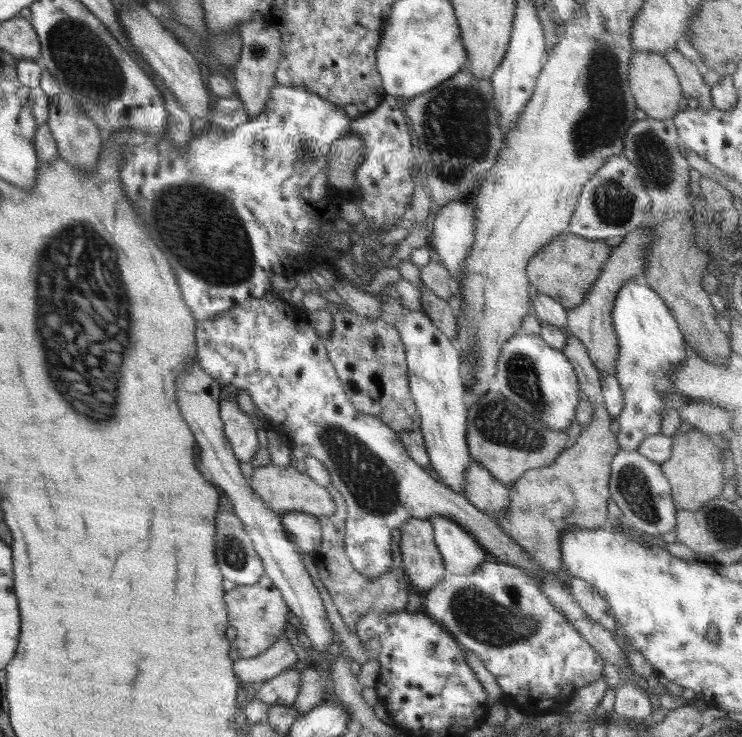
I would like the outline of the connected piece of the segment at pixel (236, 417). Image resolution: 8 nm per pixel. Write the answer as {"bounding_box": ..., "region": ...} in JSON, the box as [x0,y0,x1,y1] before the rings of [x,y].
{"bounding_box":[219,398,260,462],"region":[[[222,398],[219,405],[224,434],[232,445],[234,455],[241,462],[252,462],[260,448],[256,436],[257,427],[252,423],[250,416],[241,410],[238,403]]]}

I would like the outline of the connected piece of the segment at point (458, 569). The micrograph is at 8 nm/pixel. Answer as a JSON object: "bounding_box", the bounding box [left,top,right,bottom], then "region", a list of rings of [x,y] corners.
{"bounding_box":[430,516,486,574],"region":[[[430,516],[434,525],[434,542],[449,574],[472,574],[486,560],[486,549],[452,518]]]}

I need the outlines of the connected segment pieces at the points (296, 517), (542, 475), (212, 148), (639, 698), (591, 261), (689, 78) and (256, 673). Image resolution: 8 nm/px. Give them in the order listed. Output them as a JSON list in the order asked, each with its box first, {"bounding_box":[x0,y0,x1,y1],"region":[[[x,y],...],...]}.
[{"bounding_box":[280,511,322,554],"region":[[[302,511],[286,512],[280,517],[285,531],[299,546],[298,550],[302,554],[316,551],[317,546],[321,544],[322,536],[317,517]]]},{"bounding_box":[496,333,619,576],"region":[[[569,333],[568,342],[561,350],[572,364],[572,368],[577,376],[579,388],[582,389],[592,404],[593,414],[590,423],[581,428],[581,434],[574,444],[570,444],[550,465],[526,471],[522,477],[510,485],[506,485],[510,494],[510,507],[508,515],[496,520],[498,526],[506,532],[518,544],[522,546],[524,552],[530,554],[530,558],[542,566],[542,570],[550,572],[555,576],[567,576],[562,566],[562,551],[560,551],[560,536],[564,528],[605,528],[609,526],[610,516],[608,515],[608,500],[610,500],[610,464],[613,456],[618,452],[619,444],[617,435],[610,429],[610,424],[614,418],[606,411],[604,399],[602,399],[602,383],[600,383],[600,372],[592,364],[586,348],[582,342]]]},{"bounding_box":[107,84,371,321],"region":[[[276,84],[270,89],[270,95],[268,95],[266,104],[262,112],[258,113],[258,116],[246,121],[246,123],[236,127],[236,129],[232,131],[211,127],[209,130],[204,131],[205,134],[193,136],[189,144],[187,144],[183,150],[181,150],[181,148],[175,148],[173,141],[167,134],[166,136],[158,136],[127,128],[117,130],[114,134],[109,136],[107,142],[111,143],[116,149],[121,149],[119,174],[120,186],[122,186],[122,190],[124,190],[124,195],[129,199],[129,204],[138,212],[138,216],[144,220],[146,230],[148,230],[148,236],[154,240],[154,244],[156,244],[156,246],[162,250],[162,254],[166,256],[166,260],[168,260],[169,266],[171,267],[171,272],[174,274],[174,277],[176,277],[178,286],[180,286],[182,298],[185,300],[186,306],[190,308],[190,312],[196,321],[213,319],[220,313],[233,309],[237,304],[248,299],[260,298],[264,296],[266,292],[273,291],[271,277],[273,275],[282,275],[285,268],[288,270],[298,270],[295,280],[303,291],[309,290],[320,293],[320,296],[326,299],[327,302],[337,304],[339,310],[346,309],[346,302],[336,294],[336,290],[326,291],[316,284],[314,277],[312,277],[312,271],[314,269],[324,268],[324,270],[332,272],[337,278],[346,278],[355,284],[361,284],[361,282],[357,281],[362,281],[362,285],[364,285],[365,281],[367,285],[371,283],[370,275],[358,276],[356,274],[356,266],[354,266],[352,253],[342,254],[342,252],[331,245],[328,232],[323,232],[323,223],[320,222],[320,210],[316,210],[316,206],[314,205],[317,201],[327,200],[326,191],[327,188],[329,188],[326,175],[327,168],[329,168],[327,166],[327,153],[329,147],[332,146],[334,142],[343,138],[344,135],[348,136],[348,134],[351,133],[349,130],[350,119],[352,118],[350,118],[342,108],[338,108],[338,106],[326,102],[324,98],[320,98],[318,94],[314,94],[312,90]]]},{"bounding_box":[613,681,654,720],"region":[[[623,681],[615,688],[615,691],[613,716],[632,720],[646,719],[646,717],[652,716],[654,708],[642,689]]]},{"bounding_box":[528,231,612,309],"region":[[[564,231],[528,261],[529,284],[535,286],[538,293],[545,294],[562,304],[565,309],[576,308],[600,277],[612,249],[605,239],[587,239]]]},{"bounding_box":[662,48,712,109],"region":[[[677,48],[666,50],[662,55],[677,74],[683,96],[697,99],[705,109],[712,108],[711,87],[704,83],[703,70],[686,60]]]},{"bounding_box":[233,637,298,688],"region":[[[284,637],[255,658],[234,661],[233,672],[243,688],[246,688],[271,680],[297,665],[298,656],[289,640]]]}]

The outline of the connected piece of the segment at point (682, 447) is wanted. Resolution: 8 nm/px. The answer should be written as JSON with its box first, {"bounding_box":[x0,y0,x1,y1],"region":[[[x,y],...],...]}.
{"bounding_box":[660,429,725,510],"region":[[[697,429],[671,436],[672,452],[666,462],[660,464],[671,486],[675,510],[700,510],[706,502],[721,496],[725,486],[724,460],[718,456],[718,448],[711,436]]]}

